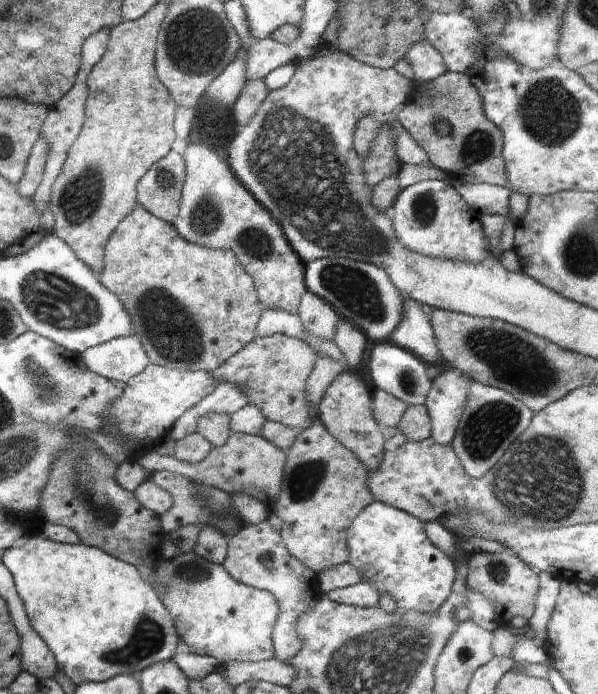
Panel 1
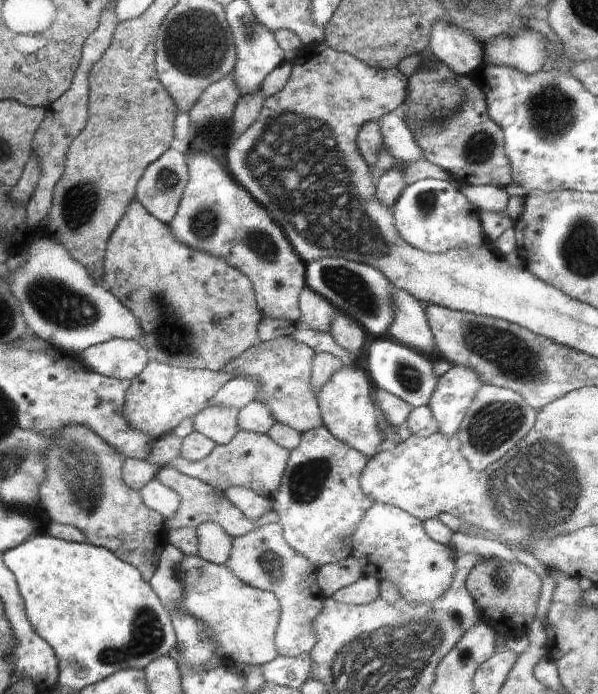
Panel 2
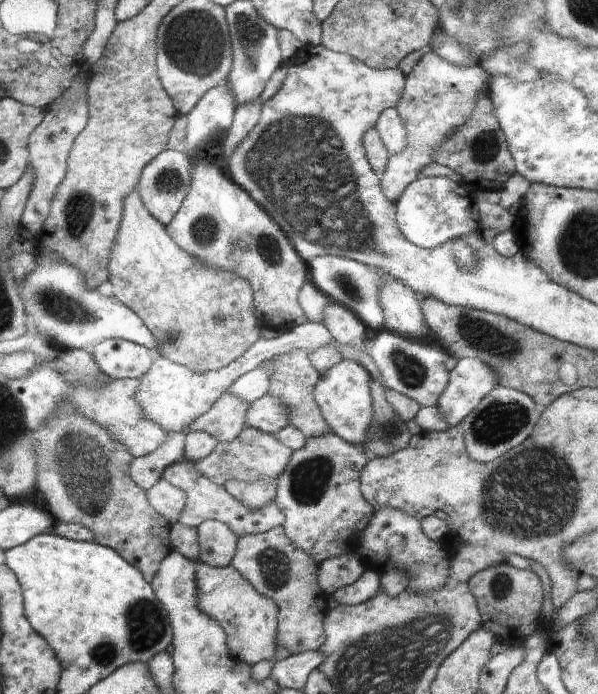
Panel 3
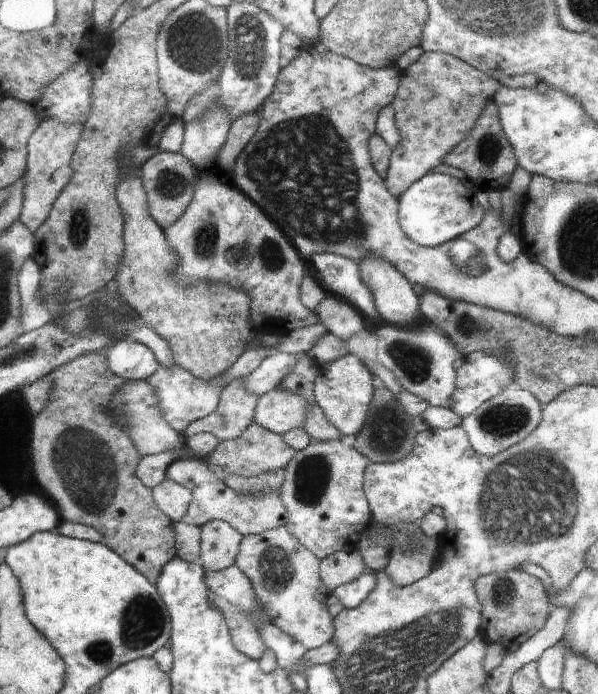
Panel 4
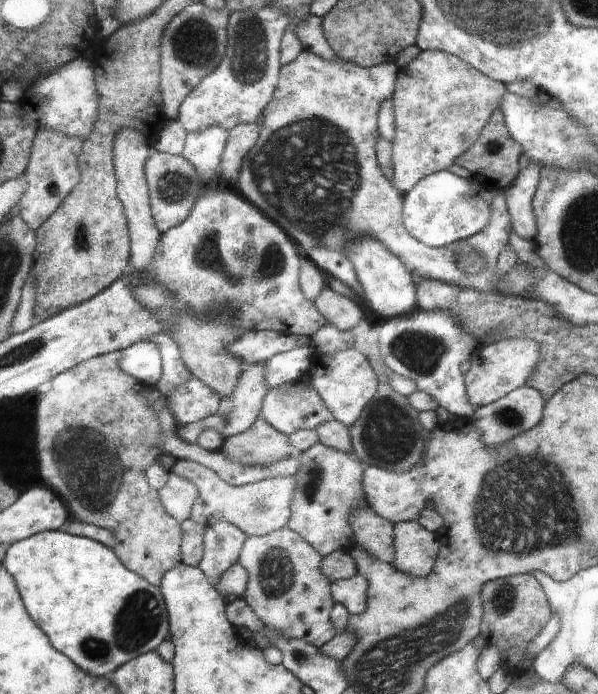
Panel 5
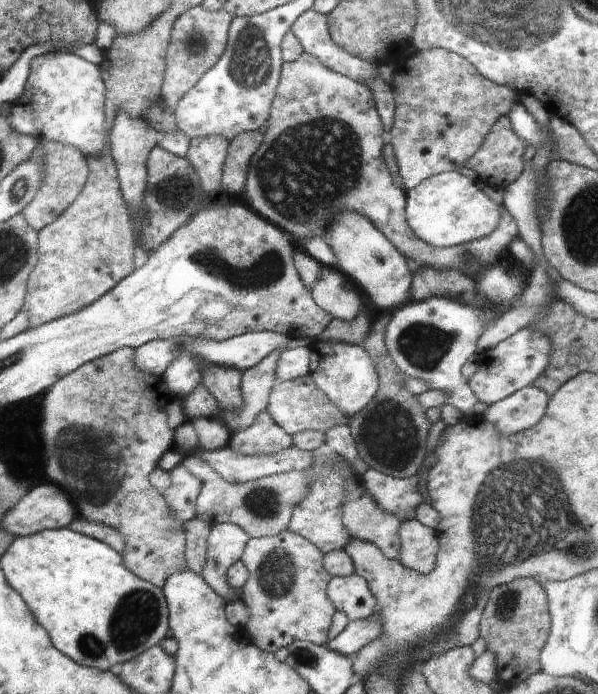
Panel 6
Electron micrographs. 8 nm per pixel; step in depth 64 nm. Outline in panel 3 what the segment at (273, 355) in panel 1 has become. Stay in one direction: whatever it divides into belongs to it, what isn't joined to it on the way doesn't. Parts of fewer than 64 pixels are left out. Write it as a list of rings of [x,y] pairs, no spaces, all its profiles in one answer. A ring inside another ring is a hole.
[[[294,349],[264,362],[271,364],[271,388],[268,394],[281,400],[287,408],[290,424],[300,430],[306,438],[321,437],[328,432],[332,433],[313,395],[320,376],[312,366],[308,358],[309,354],[310,352],[306,349]]]

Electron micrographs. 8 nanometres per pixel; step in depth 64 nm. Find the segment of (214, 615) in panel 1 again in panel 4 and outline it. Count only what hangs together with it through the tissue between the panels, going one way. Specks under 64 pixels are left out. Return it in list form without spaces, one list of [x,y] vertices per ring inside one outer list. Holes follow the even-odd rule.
[[[236,564],[221,571],[205,571],[205,575],[209,588],[209,599],[222,611],[234,648],[238,652],[243,652],[247,657],[259,660],[264,650],[268,648],[255,629],[251,616],[256,615],[265,621],[266,618],[263,616],[263,609],[257,606],[248,575],[244,574]]]

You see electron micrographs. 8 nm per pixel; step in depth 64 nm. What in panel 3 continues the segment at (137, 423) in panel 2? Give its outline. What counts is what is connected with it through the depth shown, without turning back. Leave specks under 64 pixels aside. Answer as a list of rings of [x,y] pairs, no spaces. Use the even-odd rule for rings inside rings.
[[[308,322],[280,333],[280,336],[272,339],[260,337],[236,360],[217,371],[194,372],[185,366],[170,362],[168,359],[155,357],[150,370],[138,378],[140,386],[137,390],[137,399],[142,405],[145,415],[157,422],[165,431],[182,432],[198,416],[210,411],[221,394],[224,394],[235,380],[255,369],[260,363],[294,349],[306,349],[311,352],[326,345],[334,345],[345,359],[354,360],[362,365],[370,373],[372,380],[380,379],[380,370],[376,368],[372,357],[355,347],[348,346],[348,344],[338,344],[322,323]]]

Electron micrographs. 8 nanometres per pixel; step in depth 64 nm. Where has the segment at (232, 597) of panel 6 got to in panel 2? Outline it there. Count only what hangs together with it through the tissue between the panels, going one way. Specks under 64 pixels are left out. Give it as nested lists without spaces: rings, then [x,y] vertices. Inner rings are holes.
[[[206,521],[197,527],[197,555],[208,562],[226,565],[232,552],[231,537],[217,522]]]

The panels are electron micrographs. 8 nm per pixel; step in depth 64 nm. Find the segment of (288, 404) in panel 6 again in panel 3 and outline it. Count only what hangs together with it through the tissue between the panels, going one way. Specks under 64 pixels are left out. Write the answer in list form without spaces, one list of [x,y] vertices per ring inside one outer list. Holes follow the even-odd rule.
[[[266,394],[253,400],[247,411],[245,426],[270,434],[290,425],[287,408],[279,398]]]

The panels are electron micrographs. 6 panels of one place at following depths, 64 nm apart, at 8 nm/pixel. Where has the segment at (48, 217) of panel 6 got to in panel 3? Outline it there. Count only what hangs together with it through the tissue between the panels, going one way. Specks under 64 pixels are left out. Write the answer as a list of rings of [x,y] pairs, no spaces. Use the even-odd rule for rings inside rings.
[[[84,76],[81,82],[74,84],[58,102],[54,102],[45,110],[42,122],[30,133],[27,149],[29,152],[29,166],[33,171],[33,183],[28,195],[19,224],[33,237],[41,234],[42,227],[49,210],[54,193],[58,185],[64,180],[67,171],[67,158],[73,147],[74,139],[84,130],[88,122],[89,107],[87,104],[87,86],[84,84]],[[74,97],[75,102],[70,103],[69,98]]]

